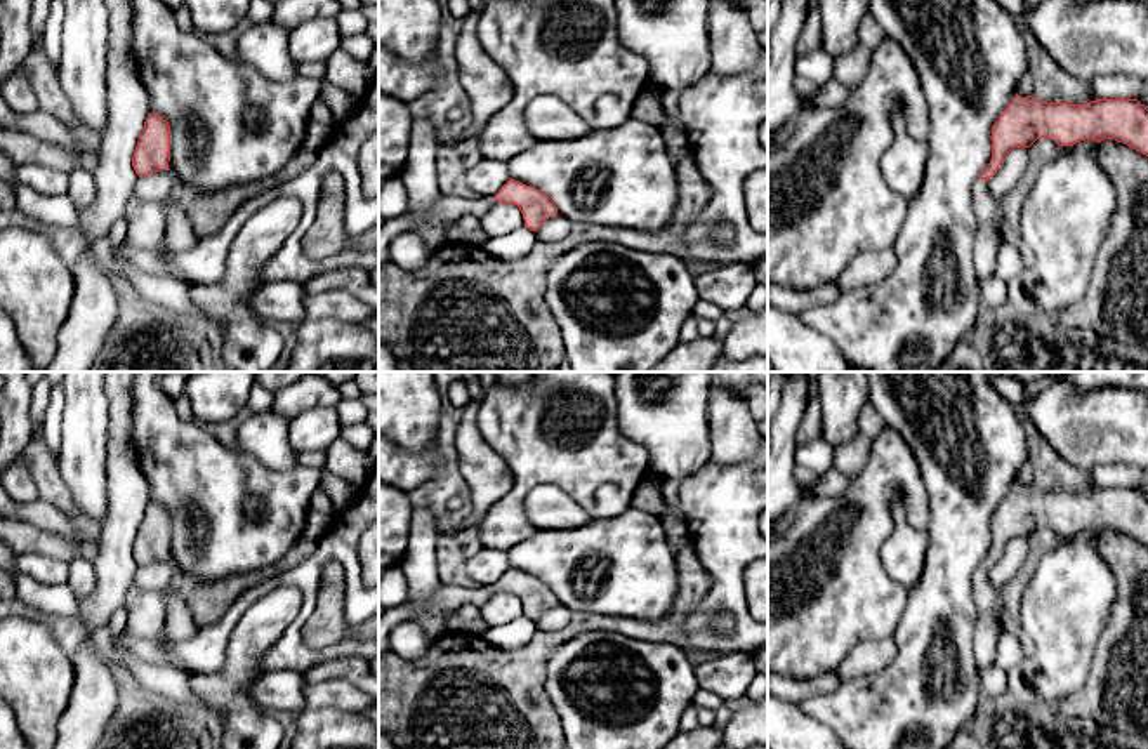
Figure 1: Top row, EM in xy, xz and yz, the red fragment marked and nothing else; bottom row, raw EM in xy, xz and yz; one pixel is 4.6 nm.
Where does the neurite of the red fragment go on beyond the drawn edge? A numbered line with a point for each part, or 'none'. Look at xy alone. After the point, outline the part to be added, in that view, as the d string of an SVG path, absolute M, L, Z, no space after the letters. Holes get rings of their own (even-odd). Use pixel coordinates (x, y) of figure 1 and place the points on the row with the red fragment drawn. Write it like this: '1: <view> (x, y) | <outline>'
none

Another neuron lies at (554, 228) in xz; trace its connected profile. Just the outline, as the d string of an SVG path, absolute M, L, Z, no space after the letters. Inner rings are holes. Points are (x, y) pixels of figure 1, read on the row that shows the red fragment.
M558 212L556 215L545 219L535 233L538 240L559 242L566 238L570 231L571 221Z

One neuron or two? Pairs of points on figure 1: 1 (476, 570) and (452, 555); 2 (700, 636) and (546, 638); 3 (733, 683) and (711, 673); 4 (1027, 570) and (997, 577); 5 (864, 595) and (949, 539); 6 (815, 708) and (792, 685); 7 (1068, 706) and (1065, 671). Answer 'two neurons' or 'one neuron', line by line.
1: two neurons
2: two neurons
3: one neuron
4: two neurons
5: two neurons
6: two neurons
7: two neurons

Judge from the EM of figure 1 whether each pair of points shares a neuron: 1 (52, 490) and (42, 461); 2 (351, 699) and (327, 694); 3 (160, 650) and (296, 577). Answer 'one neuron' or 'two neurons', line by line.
1: one neuron
2: one neuron
3: one neuron

